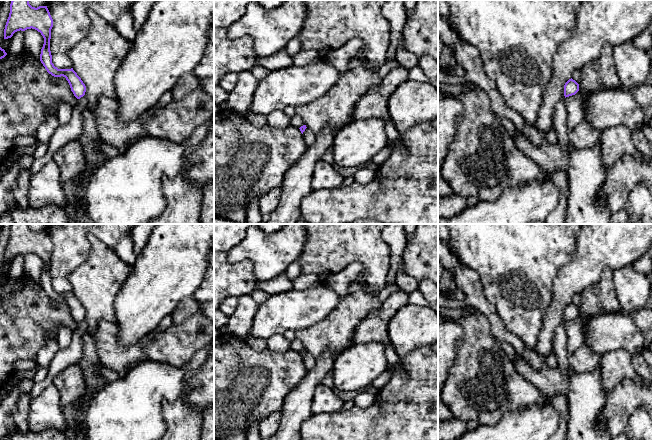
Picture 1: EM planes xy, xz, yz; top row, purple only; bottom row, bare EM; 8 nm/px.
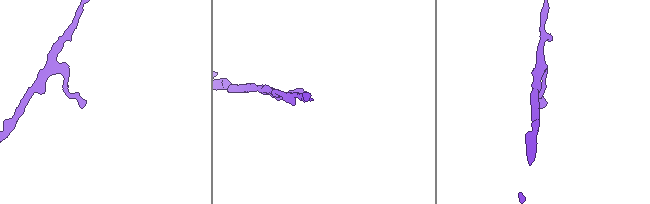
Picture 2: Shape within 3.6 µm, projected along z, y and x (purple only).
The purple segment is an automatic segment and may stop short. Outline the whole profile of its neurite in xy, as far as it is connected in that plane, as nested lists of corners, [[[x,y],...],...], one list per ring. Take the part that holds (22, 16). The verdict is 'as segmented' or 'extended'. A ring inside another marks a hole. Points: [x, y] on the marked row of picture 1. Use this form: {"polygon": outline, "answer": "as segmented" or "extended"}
{"polygon": [[[12,0],[10,4],[10,13],[4,29],[4,39],[11,38],[17,31],[35,29],[41,33],[44,38],[44,44],[41,49],[40,61],[49,74],[54,77],[65,77],[68,81],[71,91],[77,99],[85,95],[86,86],[71,69],[58,69],[52,63],[50,51],[51,29],[53,19],[47,6],[32,7],[29,0]]], "answer": "as segmented"}

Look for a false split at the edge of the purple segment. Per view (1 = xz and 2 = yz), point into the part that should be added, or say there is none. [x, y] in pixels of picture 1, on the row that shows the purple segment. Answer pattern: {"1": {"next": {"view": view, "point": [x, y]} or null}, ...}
{"1": {"next": null}, "2": {"next": null}}

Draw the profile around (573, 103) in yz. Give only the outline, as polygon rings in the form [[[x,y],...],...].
[[[578,91],[575,95],[564,99],[564,104],[567,110],[568,133],[570,133],[583,120],[583,103],[584,96],[580,91]]]

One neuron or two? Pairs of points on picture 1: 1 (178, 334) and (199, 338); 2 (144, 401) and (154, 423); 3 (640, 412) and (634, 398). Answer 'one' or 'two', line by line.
1: one
2: one
3: two

